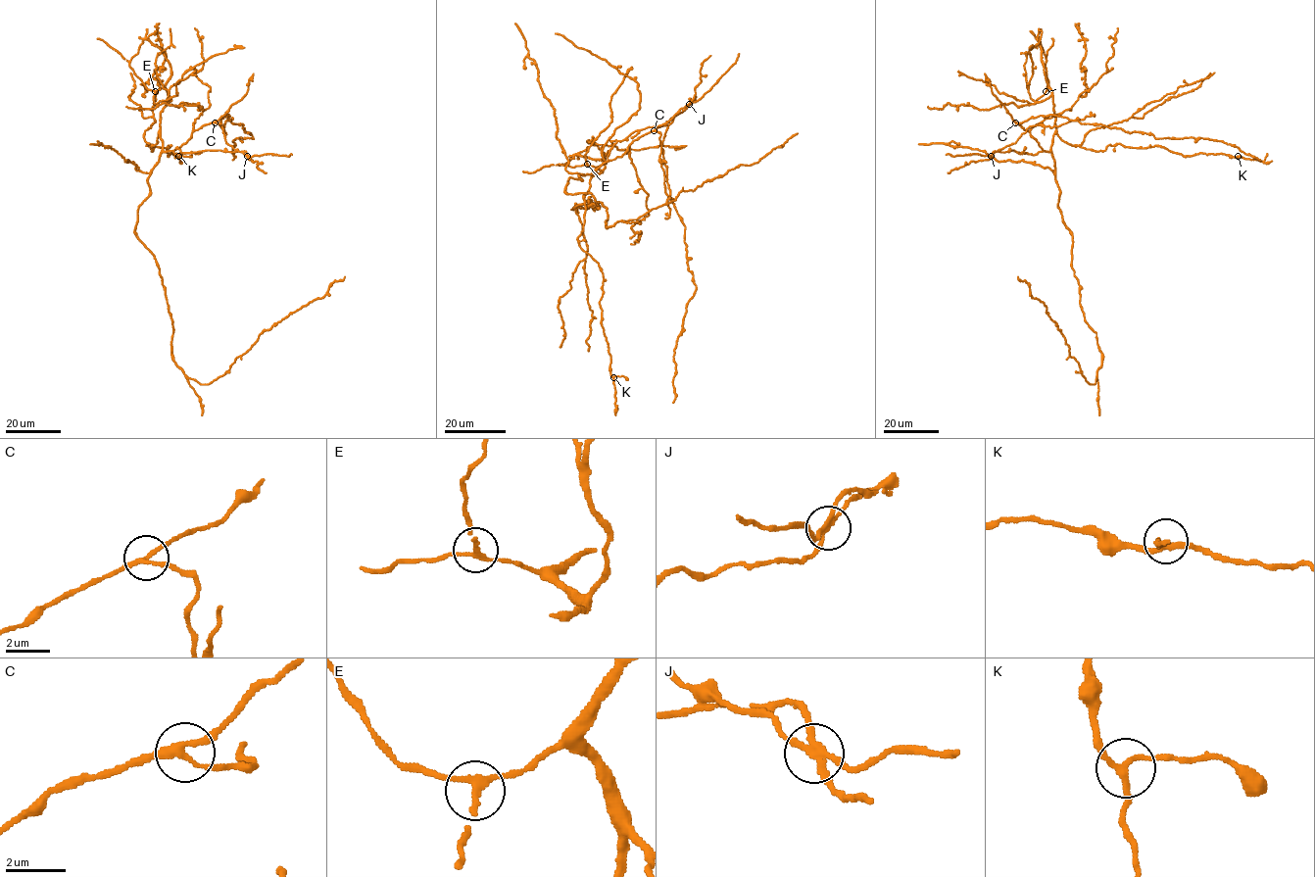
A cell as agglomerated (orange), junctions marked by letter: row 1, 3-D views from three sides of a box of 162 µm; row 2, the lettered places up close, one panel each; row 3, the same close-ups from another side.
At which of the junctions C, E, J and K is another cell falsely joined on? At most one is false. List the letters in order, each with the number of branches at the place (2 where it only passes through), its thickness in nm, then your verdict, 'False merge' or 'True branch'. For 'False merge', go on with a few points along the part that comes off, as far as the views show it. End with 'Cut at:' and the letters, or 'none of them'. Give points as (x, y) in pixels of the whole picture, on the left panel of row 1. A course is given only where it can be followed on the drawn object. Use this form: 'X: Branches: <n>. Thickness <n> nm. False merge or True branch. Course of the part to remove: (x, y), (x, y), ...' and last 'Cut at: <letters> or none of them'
C: Branches: 3. Thickness 200 nm. True branch
E: Branches: 3. Thickness 200 nm. True branch
J: Branches: 4. Thickness 220 nm. False merge. Course of the part to remove: (247, 156), (226, 142), (220, 124), (224, 126), (229, 116), (225, 117)
K: Branches: 3. Thickness 200 nm. True branch
Cut at: J

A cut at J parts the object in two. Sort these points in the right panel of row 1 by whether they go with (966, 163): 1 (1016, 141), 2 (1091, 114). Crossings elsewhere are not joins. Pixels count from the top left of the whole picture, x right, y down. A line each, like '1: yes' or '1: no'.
1: yes
2: yes

